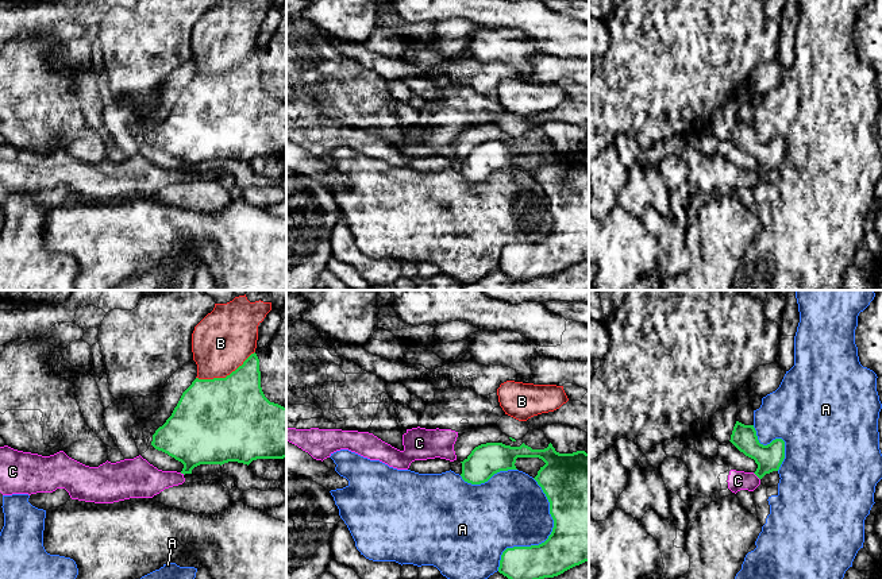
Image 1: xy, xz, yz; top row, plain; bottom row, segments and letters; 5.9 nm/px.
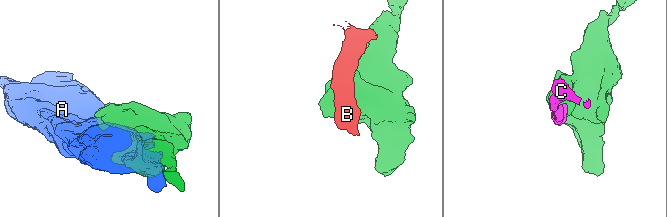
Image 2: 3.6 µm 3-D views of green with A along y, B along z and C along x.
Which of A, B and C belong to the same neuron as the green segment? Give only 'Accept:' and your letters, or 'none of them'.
Accept: none of them

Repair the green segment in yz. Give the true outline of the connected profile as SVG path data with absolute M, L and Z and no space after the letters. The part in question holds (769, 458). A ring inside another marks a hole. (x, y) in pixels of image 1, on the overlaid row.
M736 421L729 441L746 456L755 460L758 468L754 474L759 479L778 471L785 459L785 441L775 439L767 445L760 444L754 425Z

